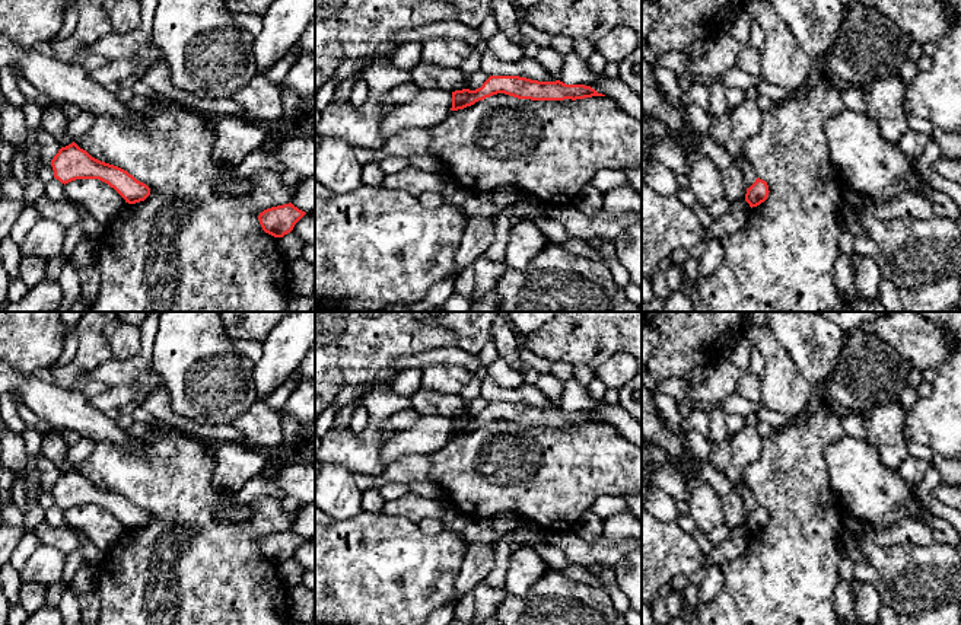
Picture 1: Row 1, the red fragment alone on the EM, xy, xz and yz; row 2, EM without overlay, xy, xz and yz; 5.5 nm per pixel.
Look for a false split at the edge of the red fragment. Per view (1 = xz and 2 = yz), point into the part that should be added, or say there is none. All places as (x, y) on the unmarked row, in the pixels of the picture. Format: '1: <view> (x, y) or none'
1: none
2: none

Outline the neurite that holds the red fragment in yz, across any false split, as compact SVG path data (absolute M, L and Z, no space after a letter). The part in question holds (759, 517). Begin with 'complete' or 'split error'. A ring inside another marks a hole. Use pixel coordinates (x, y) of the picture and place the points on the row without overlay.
complete; M757 504L755 508L750 514L747 514L745 527L751 535L757 533L767 526L769 519L770 517L767 508Z

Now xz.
complete; M490 402L483 412L475 417L462 415L452 418L451 437L464 436L497 420L531 427L576 427L592 422L605 422L585 411L566 411L560 406L538 408L519 402Z

